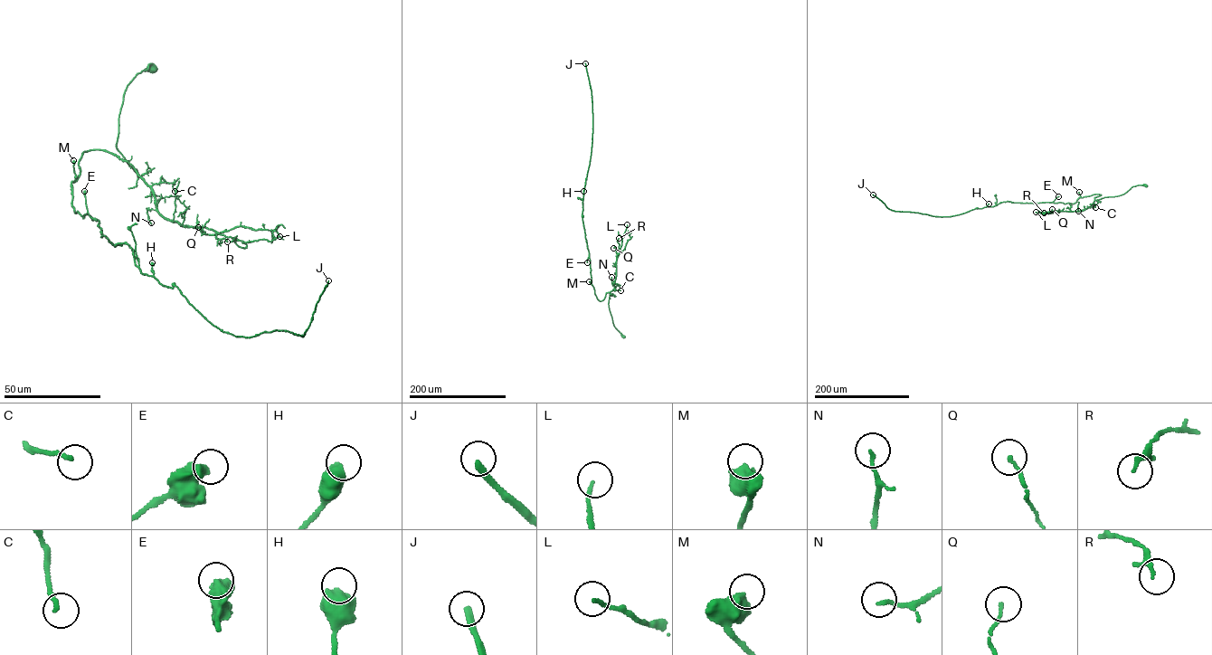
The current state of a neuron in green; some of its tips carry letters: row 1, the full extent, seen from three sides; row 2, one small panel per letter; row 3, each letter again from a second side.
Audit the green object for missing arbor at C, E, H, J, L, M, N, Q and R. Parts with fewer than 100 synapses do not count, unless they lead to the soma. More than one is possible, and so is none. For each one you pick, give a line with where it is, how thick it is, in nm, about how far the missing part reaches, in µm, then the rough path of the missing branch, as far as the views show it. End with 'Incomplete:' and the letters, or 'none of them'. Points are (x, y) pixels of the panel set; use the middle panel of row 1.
J: at (585, 63); 280 nm thick; about 120 µm are missing; missing branch runs (585, 63), (582, 42), (573, 30), (567, 27)
Incomplete: J

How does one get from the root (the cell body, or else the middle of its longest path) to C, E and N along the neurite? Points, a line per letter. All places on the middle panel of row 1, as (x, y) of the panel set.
C: (623, 336), (613, 326), (608, 303), (610, 291), (615, 288), (620, 290)
E: (623, 336), (612, 322), (609, 305), (610, 292), (602, 300), (598, 299), (591, 283), (589, 257), (587, 262)
N: (623, 336), (613, 326), (609, 308), (610, 292), (614, 286), (611, 277)

